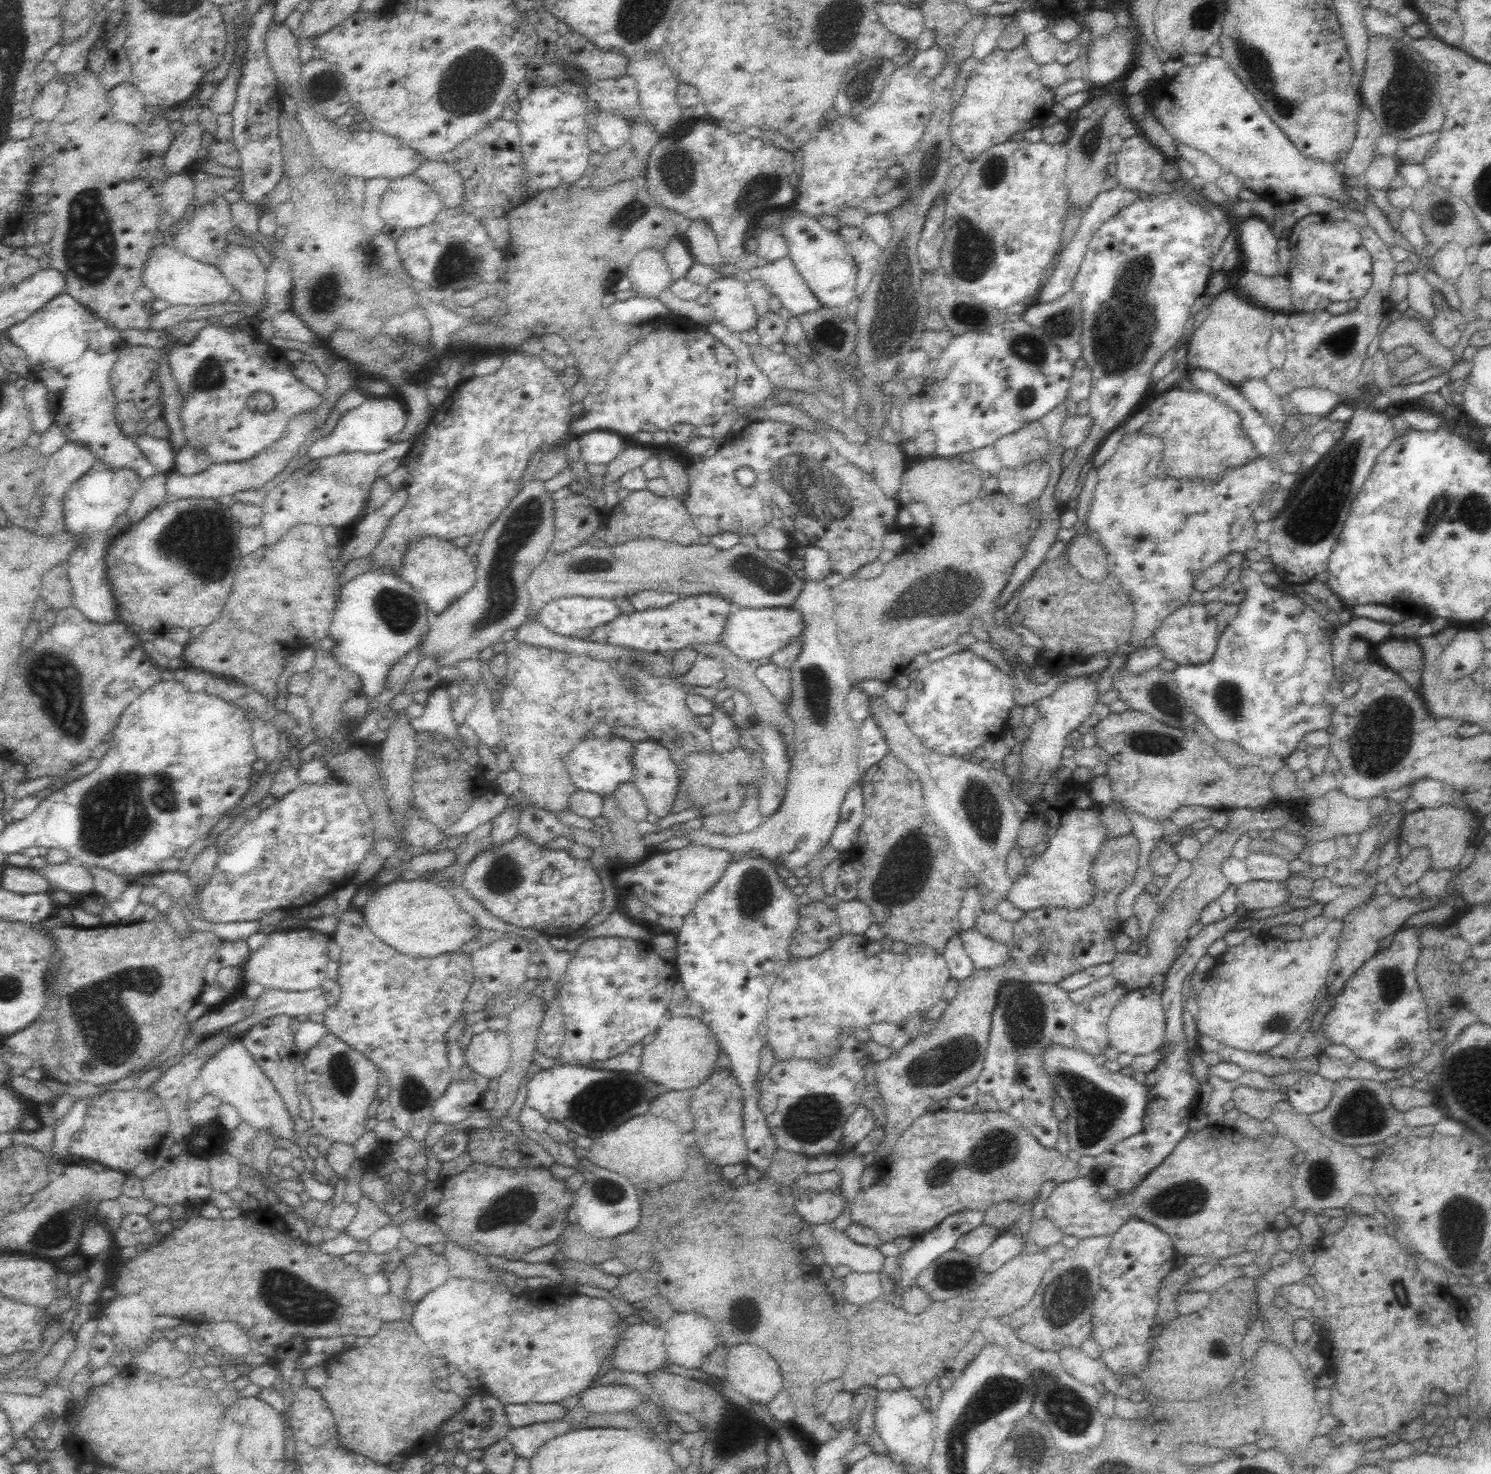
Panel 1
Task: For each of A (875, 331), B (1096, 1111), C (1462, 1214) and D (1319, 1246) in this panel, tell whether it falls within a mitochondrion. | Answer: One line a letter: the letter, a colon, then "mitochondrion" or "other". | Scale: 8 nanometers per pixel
A: mitochondrion
B: mitochondrion
C: mitochondrion
D: other

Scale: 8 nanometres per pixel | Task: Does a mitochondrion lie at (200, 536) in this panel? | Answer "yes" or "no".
yes

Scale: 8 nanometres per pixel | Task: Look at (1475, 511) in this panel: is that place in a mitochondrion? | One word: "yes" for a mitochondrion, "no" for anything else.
yes

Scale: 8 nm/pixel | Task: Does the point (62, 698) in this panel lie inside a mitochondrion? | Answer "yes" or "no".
yes

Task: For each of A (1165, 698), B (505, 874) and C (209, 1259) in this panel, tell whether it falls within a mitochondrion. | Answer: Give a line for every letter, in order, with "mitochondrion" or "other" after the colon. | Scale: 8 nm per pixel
A: mitochondrion
B: mitochondrion
C: other

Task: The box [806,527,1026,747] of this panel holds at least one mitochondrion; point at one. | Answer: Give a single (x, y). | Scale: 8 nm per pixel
(938, 592)

